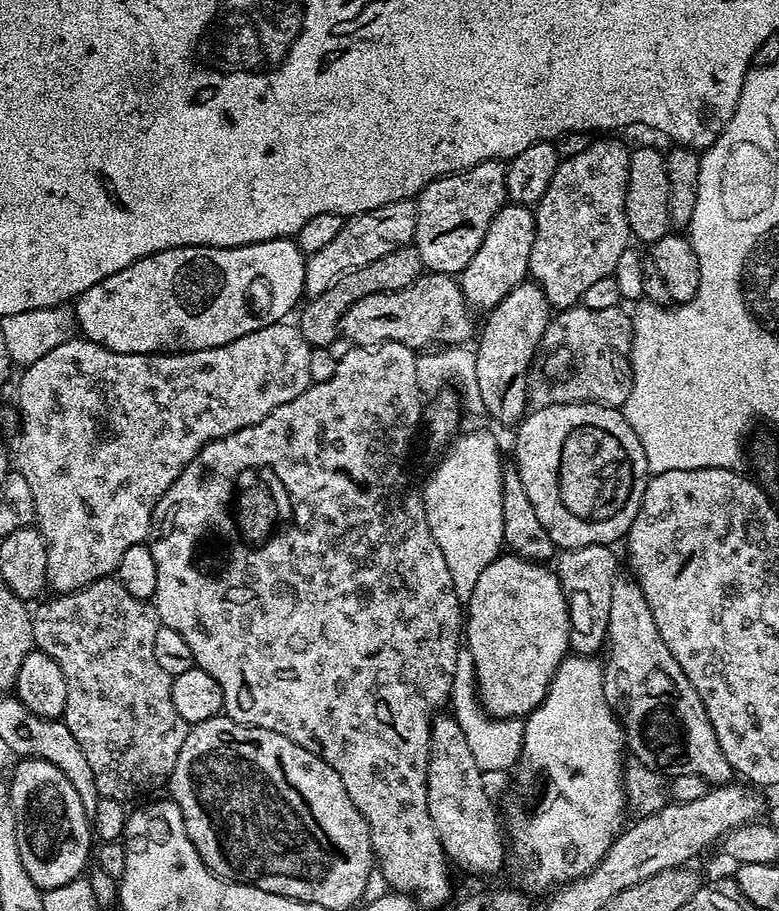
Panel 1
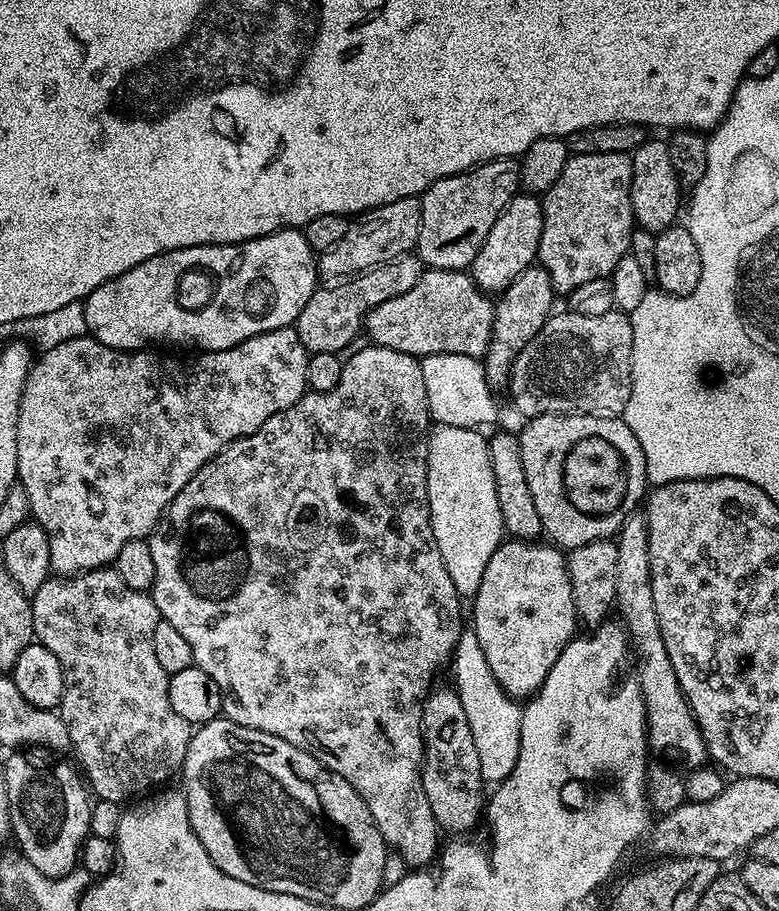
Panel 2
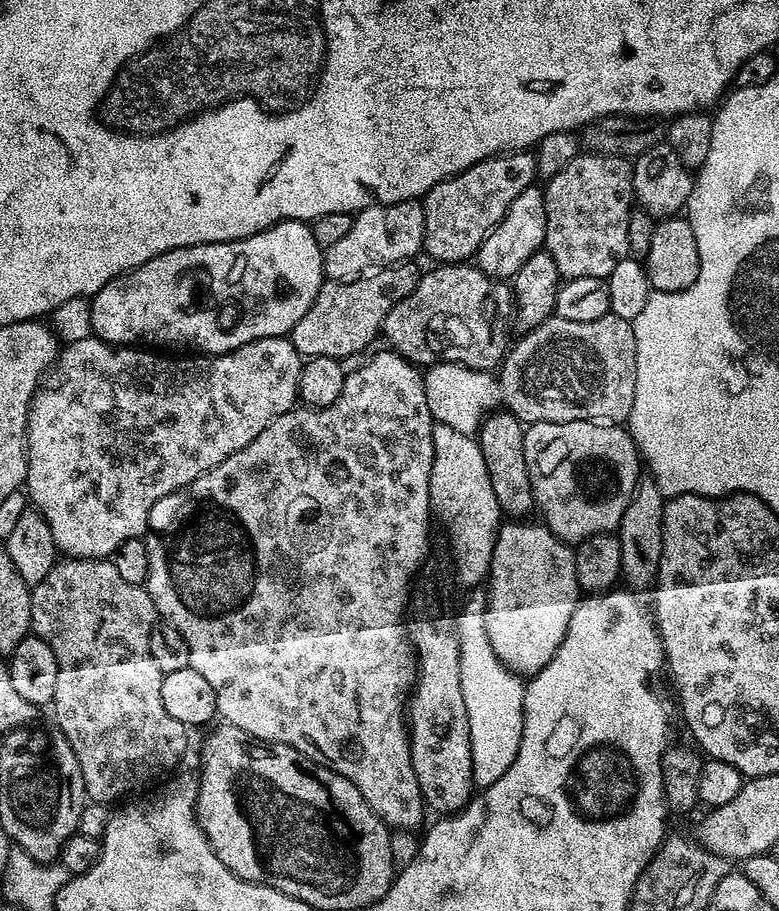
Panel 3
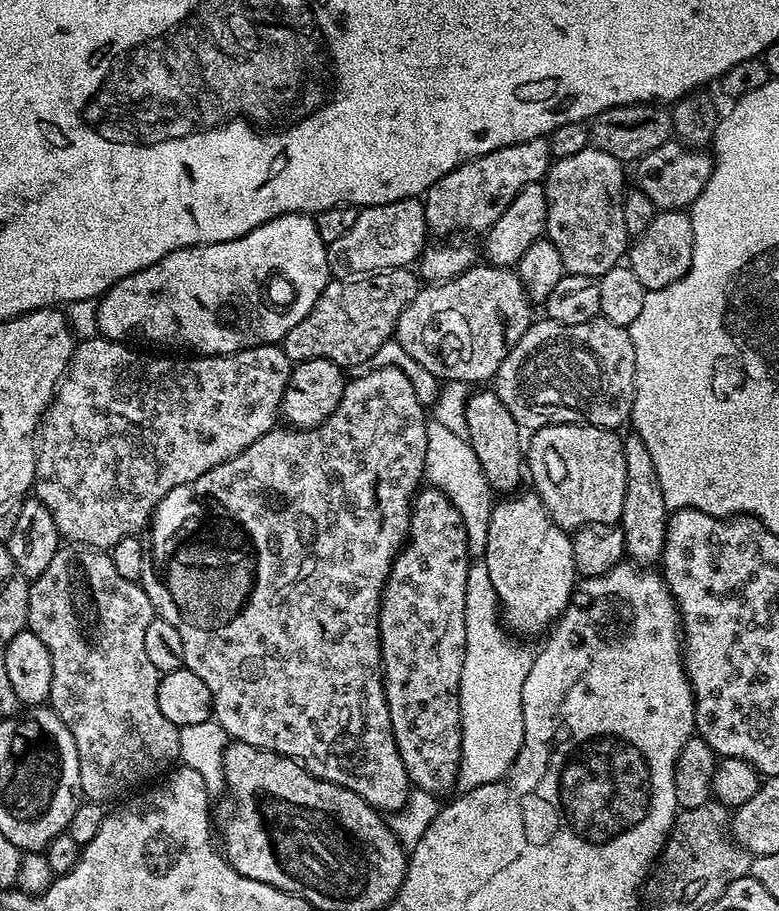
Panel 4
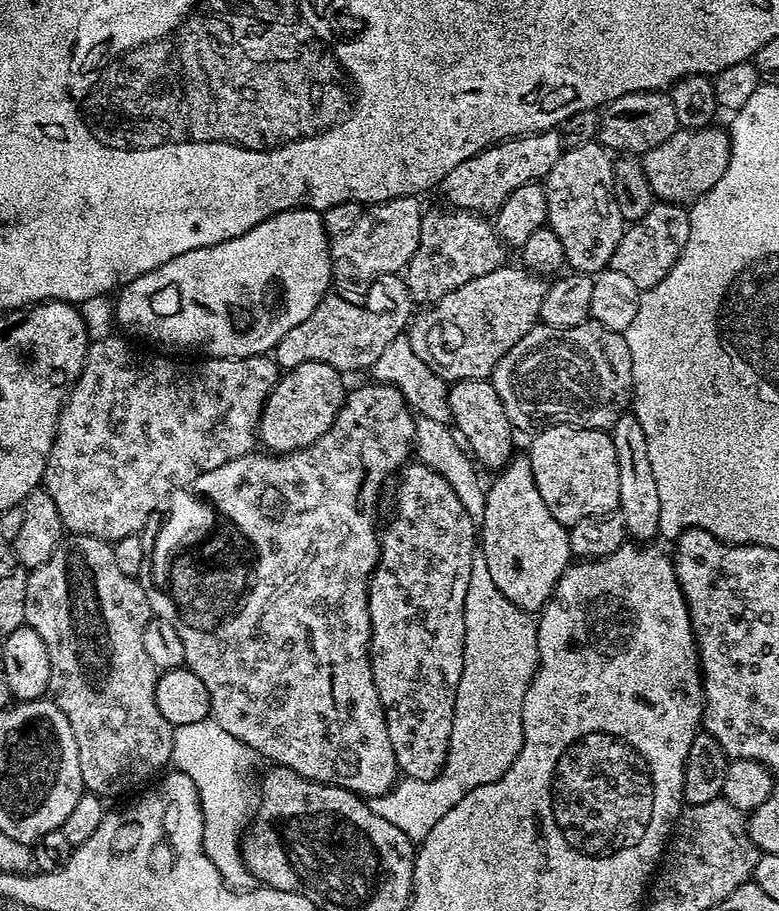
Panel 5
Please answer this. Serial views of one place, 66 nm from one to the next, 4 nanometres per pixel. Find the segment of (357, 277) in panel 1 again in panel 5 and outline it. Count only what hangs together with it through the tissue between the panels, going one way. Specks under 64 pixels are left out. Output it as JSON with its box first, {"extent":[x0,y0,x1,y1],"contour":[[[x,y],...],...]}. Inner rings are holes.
{"extent":[274,274,414,374],"contour":[[[400,274],[378,276],[371,281],[372,296],[359,304],[339,296],[336,290],[329,291],[310,310],[310,318],[302,318],[298,326],[286,330],[276,343],[274,359],[280,369],[287,370],[302,366],[302,362],[322,362],[334,366],[342,374],[360,372],[371,364],[376,364],[384,356],[388,347],[400,340],[414,315],[414,301],[408,292],[408,285]]]}

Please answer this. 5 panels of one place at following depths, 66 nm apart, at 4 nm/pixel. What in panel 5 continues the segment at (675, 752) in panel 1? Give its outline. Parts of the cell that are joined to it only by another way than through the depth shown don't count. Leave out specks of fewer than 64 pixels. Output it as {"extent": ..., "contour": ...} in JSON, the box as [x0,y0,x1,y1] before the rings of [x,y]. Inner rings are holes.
{"extent":[610,414,662,542],"contour":[[[625,414],[614,422],[610,430],[614,454],[618,454],[618,515],[624,519],[629,537],[636,542],[652,542],[660,536],[662,505],[658,503],[658,485],[650,466],[650,449],[646,443],[646,430],[635,414]]]}

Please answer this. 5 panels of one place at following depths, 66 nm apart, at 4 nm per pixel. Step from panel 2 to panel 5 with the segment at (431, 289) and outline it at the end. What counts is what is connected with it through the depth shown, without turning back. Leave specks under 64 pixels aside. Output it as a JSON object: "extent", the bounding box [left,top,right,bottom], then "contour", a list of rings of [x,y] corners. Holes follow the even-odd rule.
{"extent":[406,266,549,382],"contour":[[[505,266],[496,268],[482,278],[450,290],[442,299],[413,315],[407,329],[406,337],[410,347],[434,373],[447,382],[457,380],[487,380],[498,362],[524,337],[531,328],[535,328],[542,310],[542,298],[548,293],[549,285],[543,275],[537,274],[523,266]]]}

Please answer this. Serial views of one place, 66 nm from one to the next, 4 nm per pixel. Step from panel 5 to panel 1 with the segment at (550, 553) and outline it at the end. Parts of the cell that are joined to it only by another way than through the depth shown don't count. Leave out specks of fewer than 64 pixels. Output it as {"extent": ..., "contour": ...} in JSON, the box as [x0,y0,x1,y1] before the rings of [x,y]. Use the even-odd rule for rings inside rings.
{"extent":[466,554,572,718],"contour":[[[501,554],[496,557],[486,570],[482,570],[482,575],[478,578],[474,590],[466,597],[466,650],[471,654],[476,671],[476,691],[480,697],[481,704],[484,705],[485,712],[497,718],[524,718],[528,713],[534,711],[543,702],[548,693],[548,687],[552,685],[554,674],[558,666],[563,662],[564,657],[570,652],[570,633],[572,624],[568,621],[568,603],[564,597],[564,591],[560,585],[559,578],[555,571],[544,564],[536,564],[533,560],[523,560],[520,556],[511,554]]]}

